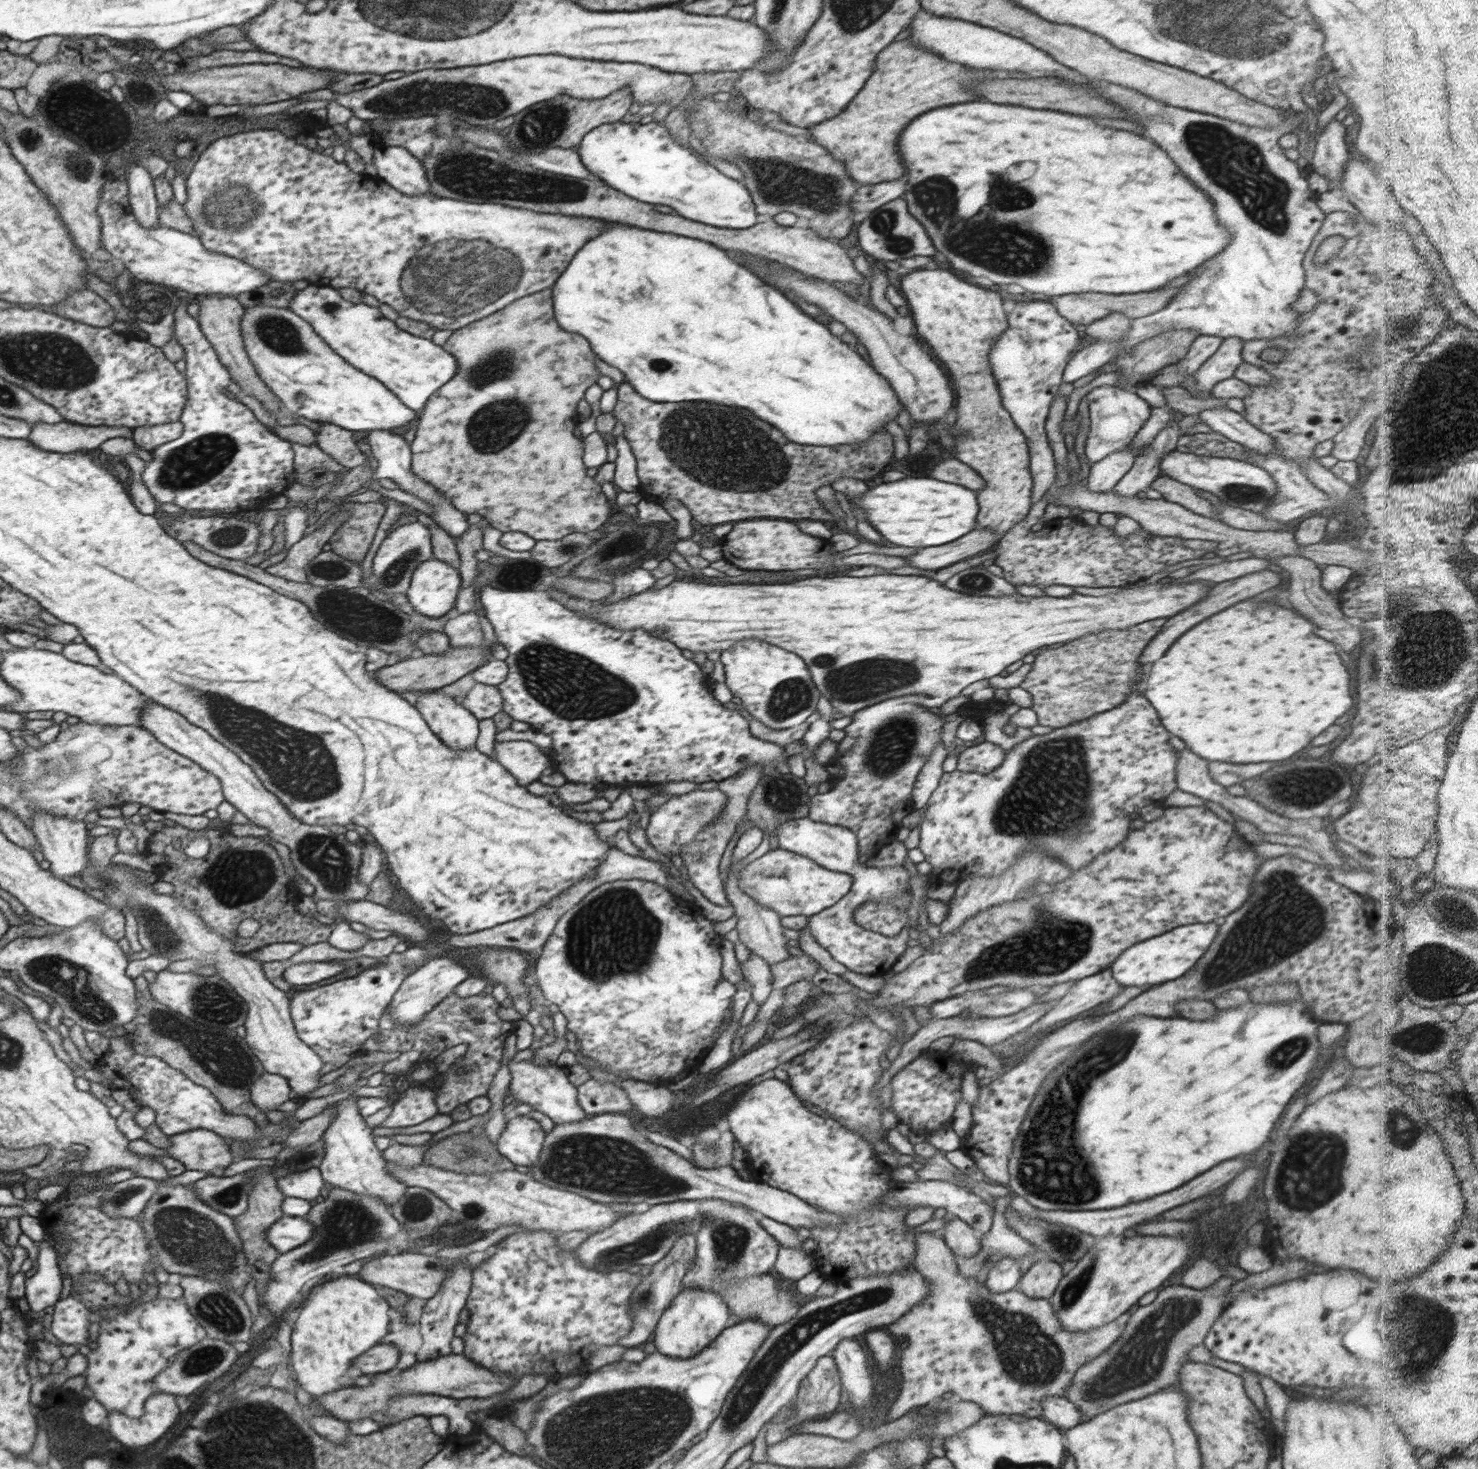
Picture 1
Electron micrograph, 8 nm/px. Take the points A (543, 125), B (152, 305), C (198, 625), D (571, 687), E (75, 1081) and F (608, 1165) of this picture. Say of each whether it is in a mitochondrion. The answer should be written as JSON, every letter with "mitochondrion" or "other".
{"A":"mitochondrion","B":"mitochondrion","C":"other","D":"mitochondrion","E":"other","F":"mitochondrion"}

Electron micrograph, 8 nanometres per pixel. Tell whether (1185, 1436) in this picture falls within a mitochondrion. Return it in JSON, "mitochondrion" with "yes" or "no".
{"mitochondrion":"no"}

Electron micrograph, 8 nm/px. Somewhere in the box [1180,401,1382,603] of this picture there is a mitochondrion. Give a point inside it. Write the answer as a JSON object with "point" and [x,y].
{"point":[1239,493]}

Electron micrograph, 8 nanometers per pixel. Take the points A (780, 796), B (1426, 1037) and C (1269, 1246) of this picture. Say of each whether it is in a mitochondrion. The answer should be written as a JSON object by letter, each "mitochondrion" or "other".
{"A":"mitochondrion","B":"mitochondrion","C":"other"}

